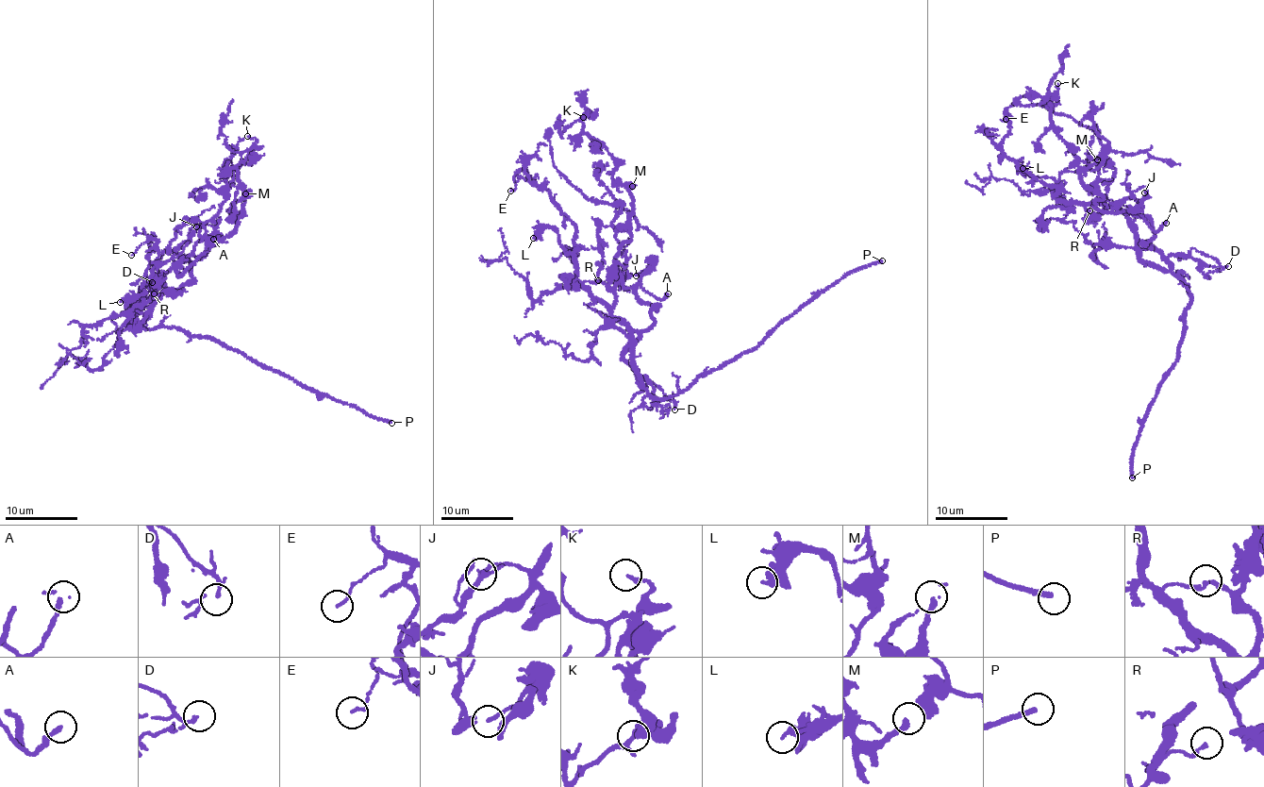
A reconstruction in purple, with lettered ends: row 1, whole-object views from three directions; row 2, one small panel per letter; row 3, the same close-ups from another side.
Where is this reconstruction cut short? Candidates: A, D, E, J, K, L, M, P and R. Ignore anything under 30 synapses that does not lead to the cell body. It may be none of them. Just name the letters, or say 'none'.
A, M, P

